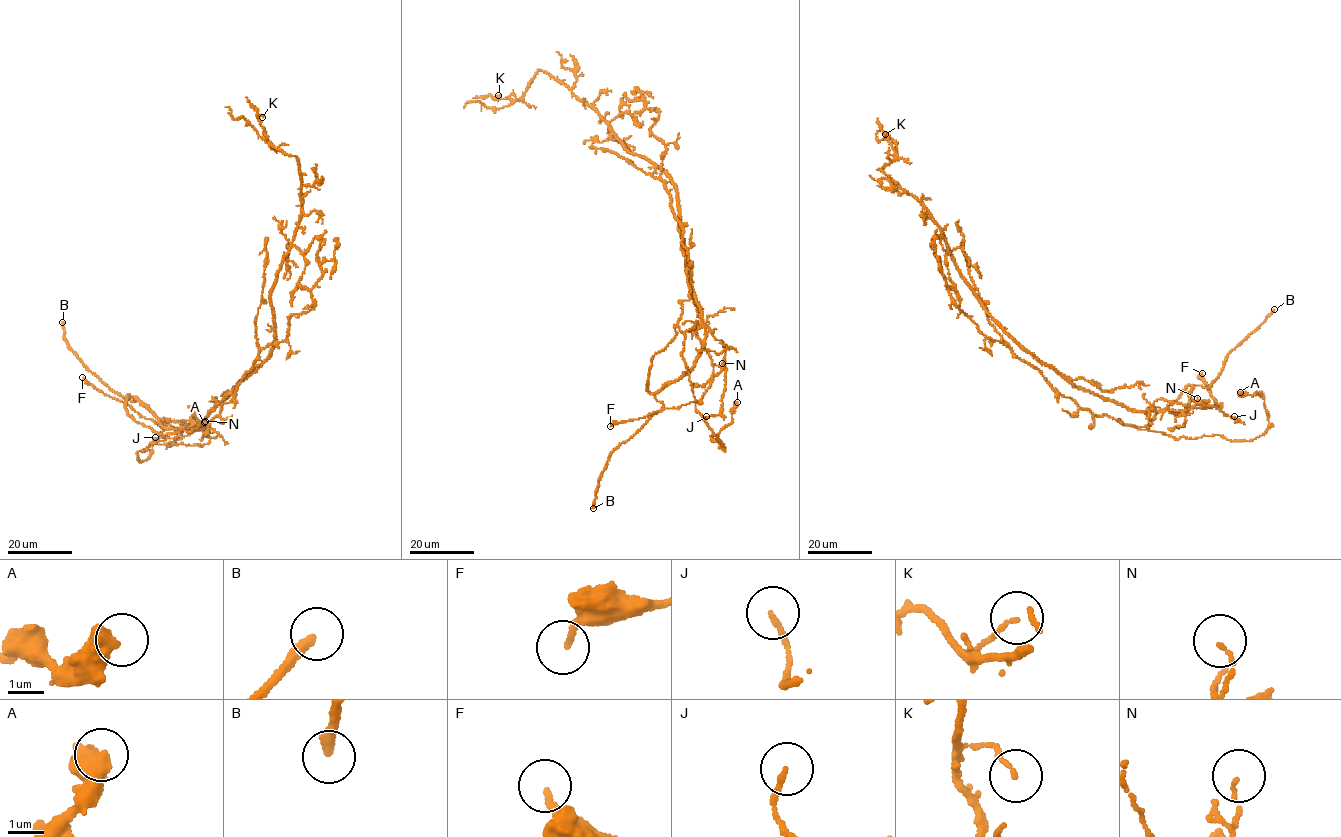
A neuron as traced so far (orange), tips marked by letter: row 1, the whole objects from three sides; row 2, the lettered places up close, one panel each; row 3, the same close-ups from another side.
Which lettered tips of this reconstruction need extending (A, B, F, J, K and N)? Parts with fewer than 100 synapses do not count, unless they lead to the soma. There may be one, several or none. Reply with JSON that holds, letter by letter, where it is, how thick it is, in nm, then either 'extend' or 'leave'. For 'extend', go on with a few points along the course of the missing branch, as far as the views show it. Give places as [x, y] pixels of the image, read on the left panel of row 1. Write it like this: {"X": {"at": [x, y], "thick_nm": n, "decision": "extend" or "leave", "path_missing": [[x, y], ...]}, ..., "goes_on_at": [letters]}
{"A": {"at": [204, 422], "thick_nm": 700, "decision": "leave"}, "B": {"at": [62, 322], "thick_nm": 280, "decision": "extend", "path_missing": [[62, 322], [60, 319], [49, 346], [43, 380], [27, 387], [9, 385], [3, 380]]}, "F": {"at": [82, 377], "thick_nm": 170, "decision": "leave"}, "J": {"at": [155, 437], "thick_nm": 140, "decision": "leave"}, "K": {"at": [262, 117], "thick_nm": 110, "decision": "leave"}, "N": {"at": [205, 421], "thick_nm": 80, "decision": "leave"}, "goes_on_at": ["B"]}

